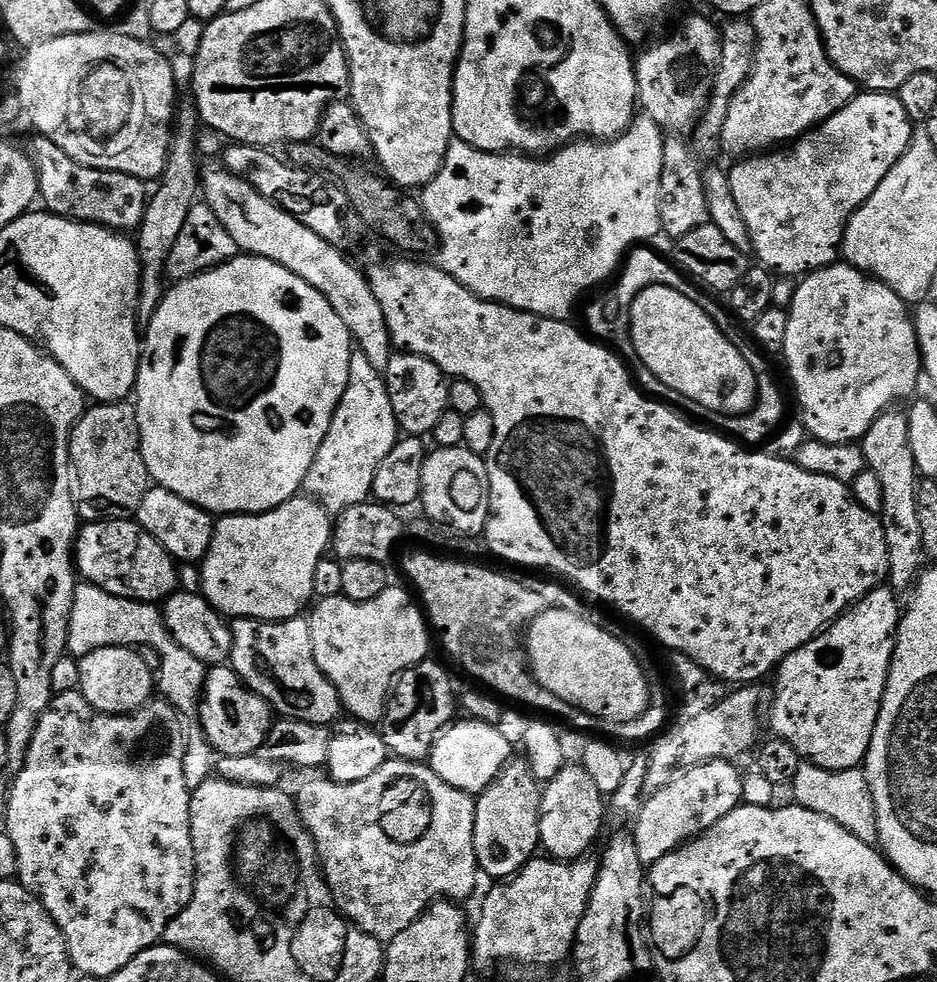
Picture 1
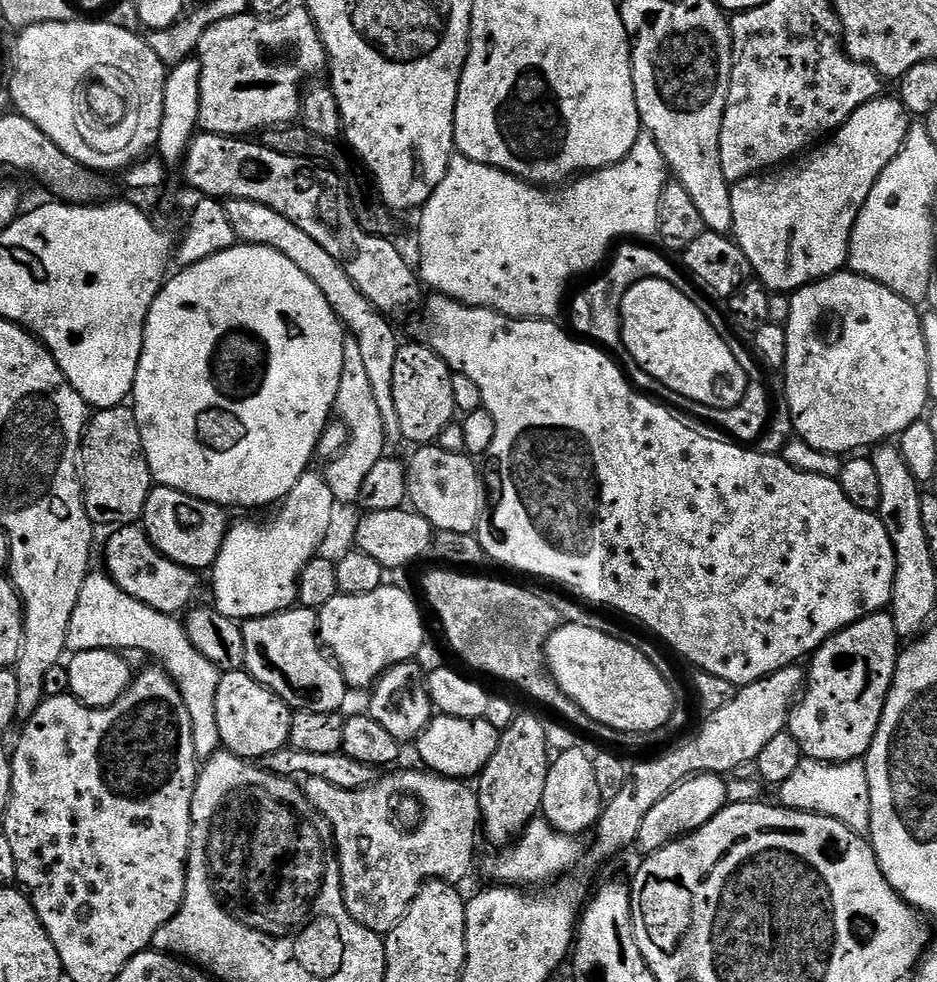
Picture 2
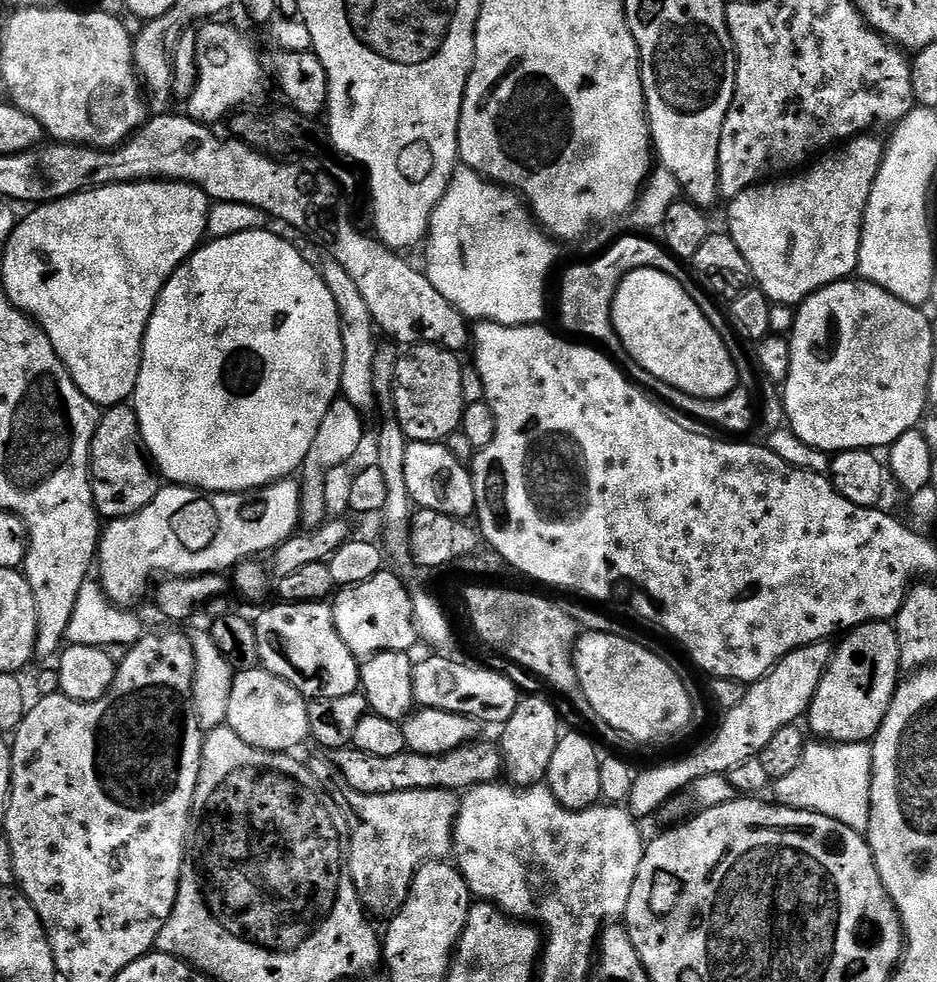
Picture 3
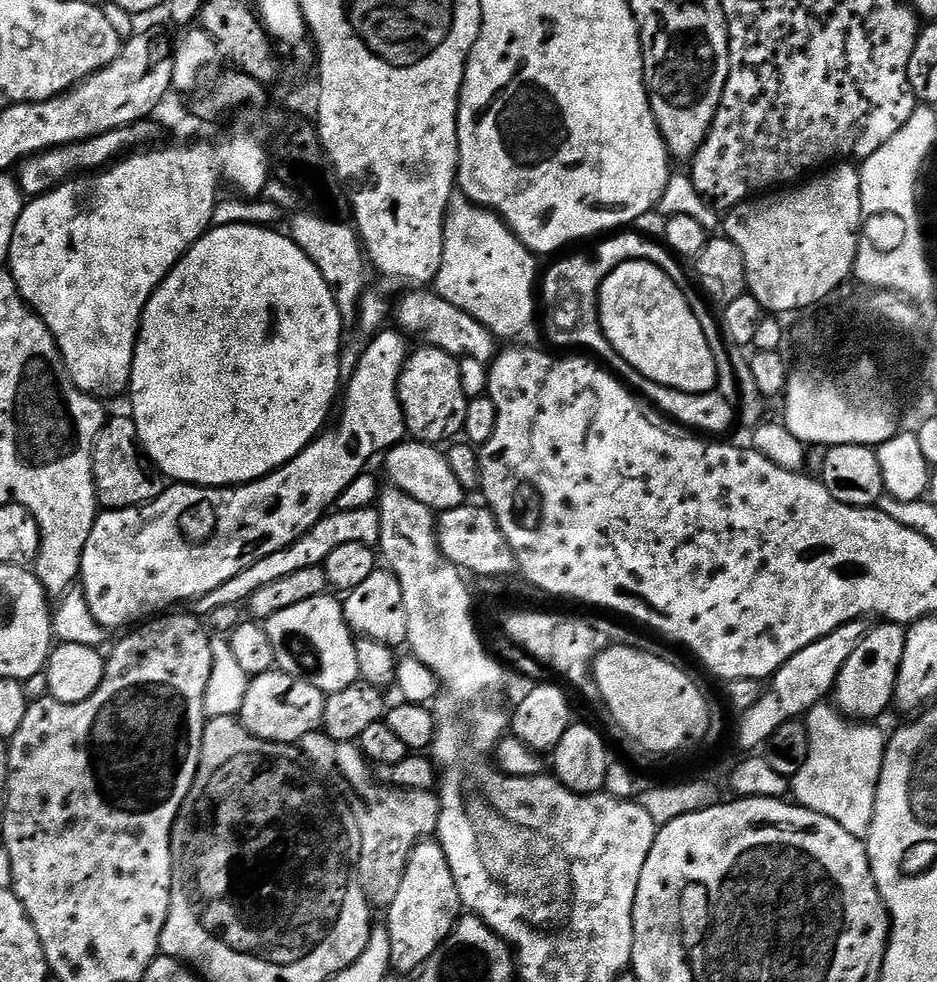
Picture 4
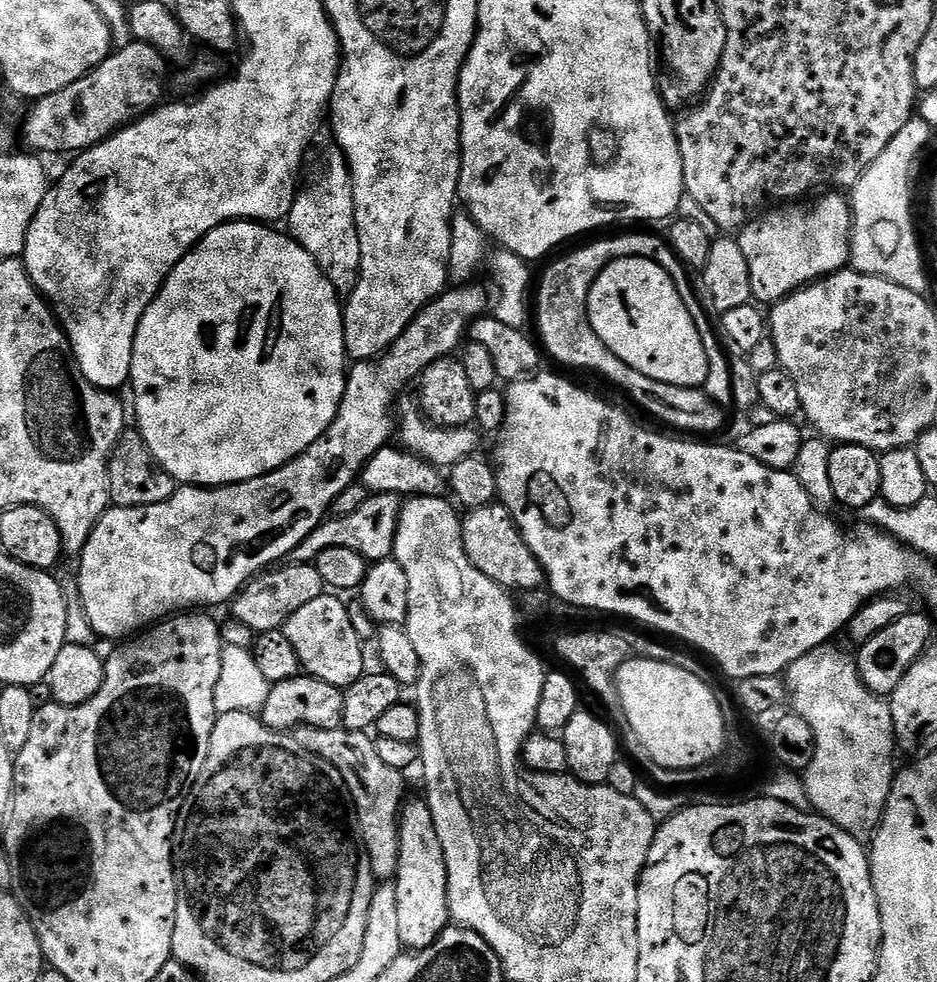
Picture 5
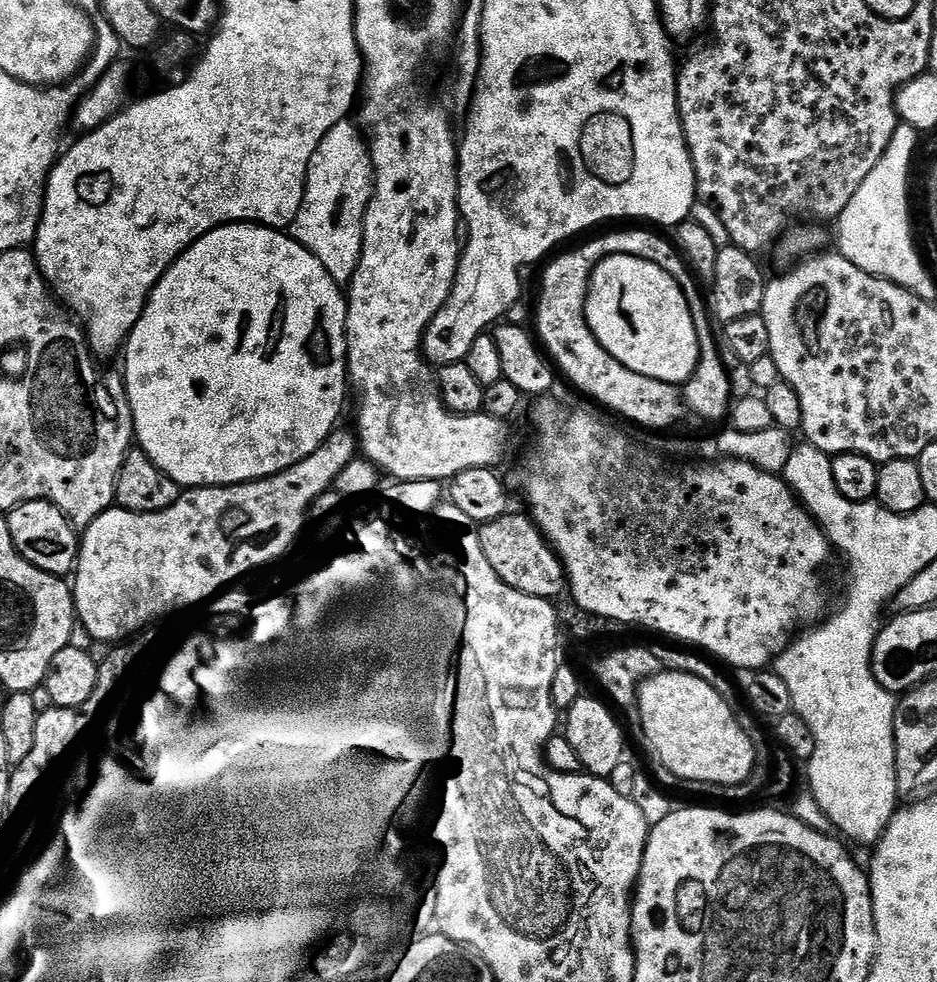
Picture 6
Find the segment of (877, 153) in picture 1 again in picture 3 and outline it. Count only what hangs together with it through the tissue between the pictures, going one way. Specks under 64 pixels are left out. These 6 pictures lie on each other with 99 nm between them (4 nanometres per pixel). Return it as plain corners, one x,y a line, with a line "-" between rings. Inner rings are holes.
876,134
853,136
835,150
821,155
811,166
748,188
727,205
727,235
732,237
738,250
742,250
742,258
746,258
750,266
755,287
761,288
773,304
798,306
810,294
828,284
849,279
857,271
860,228
864,225
864,211
885,147
885,141
879,140

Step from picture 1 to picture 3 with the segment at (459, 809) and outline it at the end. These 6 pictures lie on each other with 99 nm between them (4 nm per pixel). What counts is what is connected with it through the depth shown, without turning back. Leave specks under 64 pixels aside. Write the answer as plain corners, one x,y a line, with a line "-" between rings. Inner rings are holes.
406,790
398,794
358,794
352,792
352,812
360,821
352,828
352,844
346,848
346,867
352,875
360,902
373,917
391,918
400,911
412,889
412,879
425,862
440,862
453,855
452,829
456,826
457,793
446,790

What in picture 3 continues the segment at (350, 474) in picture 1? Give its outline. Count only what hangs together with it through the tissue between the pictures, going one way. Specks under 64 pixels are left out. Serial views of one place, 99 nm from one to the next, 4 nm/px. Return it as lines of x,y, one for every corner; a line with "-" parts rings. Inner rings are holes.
325,259
322,275
330,294
334,294
334,306
338,306
338,326
342,330
342,378
340,379
340,396
349,400
359,410
366,409
375,399
374,390
374,358
378,347
378,329
372,320
370,309
362,299
358,286
354,286
346,270
338,266
338,262

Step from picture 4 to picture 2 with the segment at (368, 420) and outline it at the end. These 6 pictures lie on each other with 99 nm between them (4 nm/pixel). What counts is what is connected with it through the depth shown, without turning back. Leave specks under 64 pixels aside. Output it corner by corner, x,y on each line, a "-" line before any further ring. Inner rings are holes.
156,486
153,487
144,507
142,527
152,540
152,545
166,558
170,558
176,564
181,564
187,568
208,570
211,569
215,560
218,558
219,548
227,536
230,527
230,519
228,520
228,516
229,513
221,508
219,504
199,500
190,494
182,494
173,488

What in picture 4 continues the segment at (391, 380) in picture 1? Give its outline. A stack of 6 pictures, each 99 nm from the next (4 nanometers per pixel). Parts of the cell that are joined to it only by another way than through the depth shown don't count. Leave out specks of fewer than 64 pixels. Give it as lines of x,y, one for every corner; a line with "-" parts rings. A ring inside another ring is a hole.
427,346
409,355
400,375
400,409
408,426
407,435
422,444
443,445
443,440
452,442
463,433
466,426
466,406
469,399
462,388
460,360

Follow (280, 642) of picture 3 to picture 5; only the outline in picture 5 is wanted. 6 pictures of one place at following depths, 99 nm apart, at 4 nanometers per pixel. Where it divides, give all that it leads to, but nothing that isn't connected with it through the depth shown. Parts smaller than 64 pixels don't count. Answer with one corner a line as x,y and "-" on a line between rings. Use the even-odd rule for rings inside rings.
325,594
314,598
314,602
306,602
302,610
284,623
282,631
290,640
301,669
307,675
343,690
358,682
358,678
365,675
366,667
364,648
360,645
363,644
362,638
354,630
354,622
350,622
349,605
344,605
339,599
343,600
339,595

